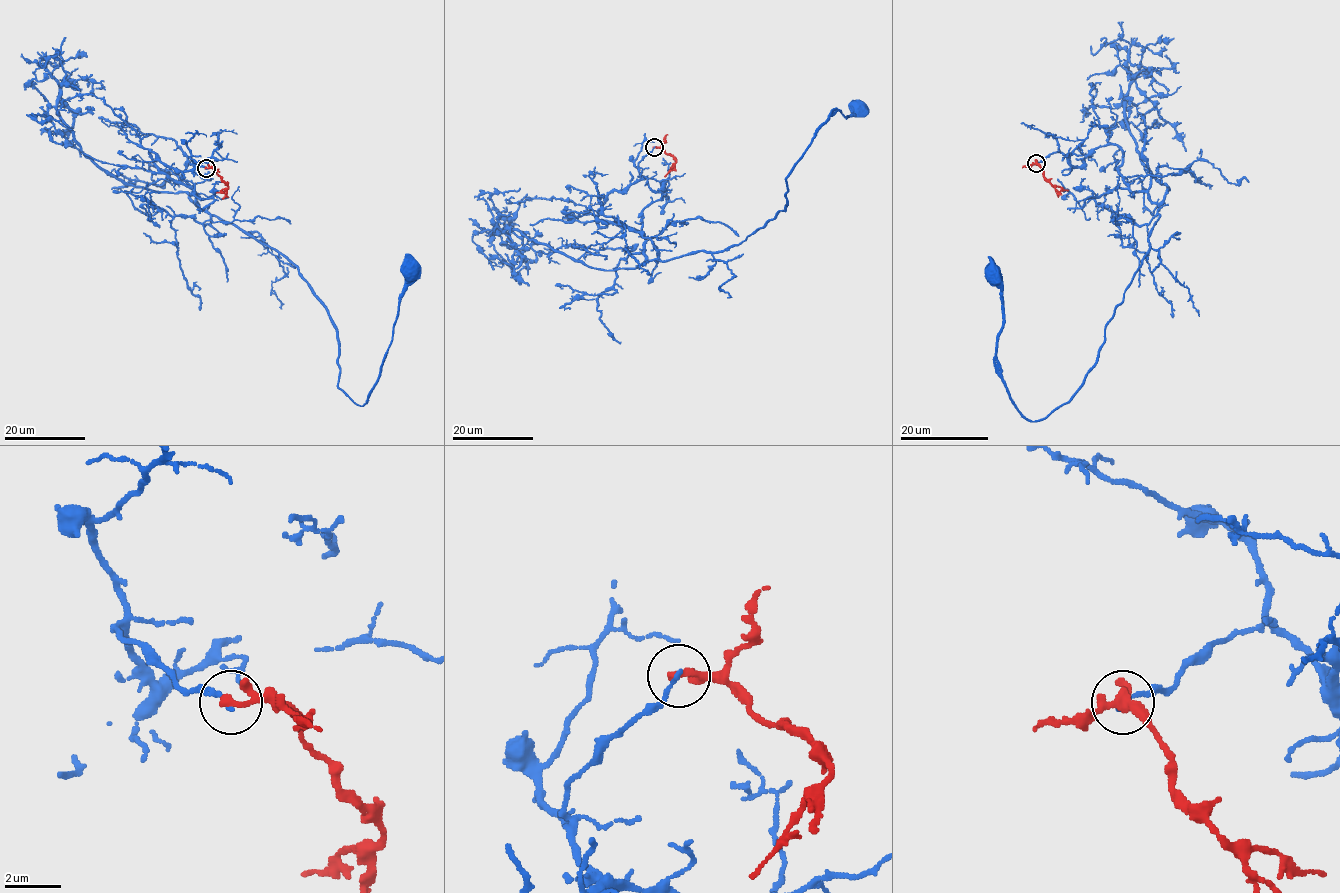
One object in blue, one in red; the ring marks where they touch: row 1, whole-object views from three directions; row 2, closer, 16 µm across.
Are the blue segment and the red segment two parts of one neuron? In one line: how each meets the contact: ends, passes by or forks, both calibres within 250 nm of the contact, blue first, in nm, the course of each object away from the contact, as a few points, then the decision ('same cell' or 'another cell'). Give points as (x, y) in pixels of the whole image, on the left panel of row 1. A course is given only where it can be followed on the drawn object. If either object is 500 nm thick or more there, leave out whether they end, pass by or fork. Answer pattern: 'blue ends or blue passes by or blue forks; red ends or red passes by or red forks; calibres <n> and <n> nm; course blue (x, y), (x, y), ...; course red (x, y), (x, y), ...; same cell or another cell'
blue ends; red passes by; calibres 150 and 190 nm; course blue (206, 167), (149, 150), (199, 207), (297, 268), (355, 403), (411, 269); course red (206, 167), (212, 167), (228, 186), (216, 193); another cell

